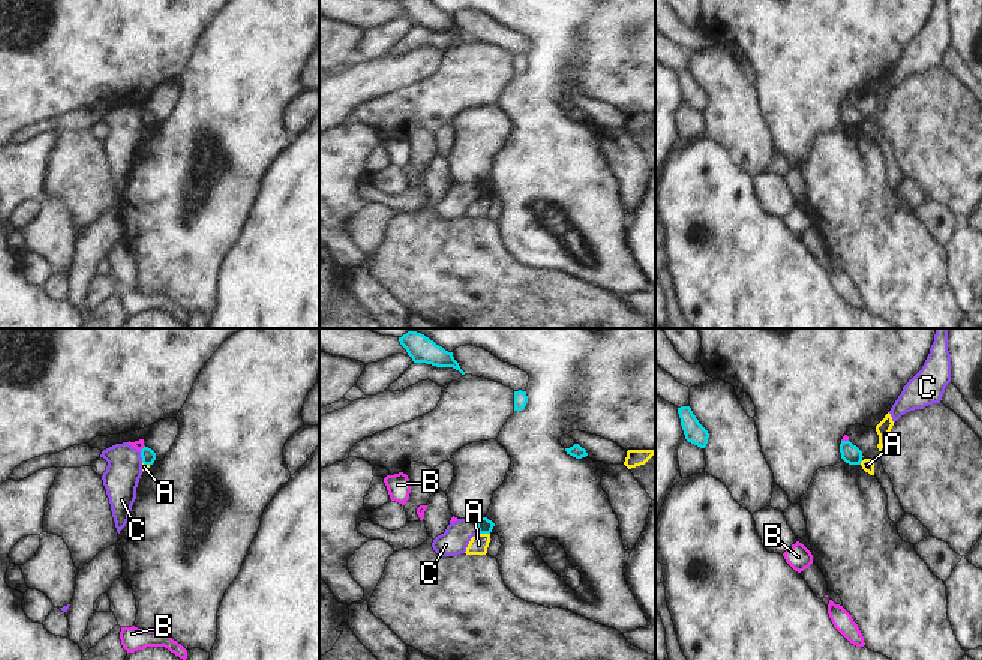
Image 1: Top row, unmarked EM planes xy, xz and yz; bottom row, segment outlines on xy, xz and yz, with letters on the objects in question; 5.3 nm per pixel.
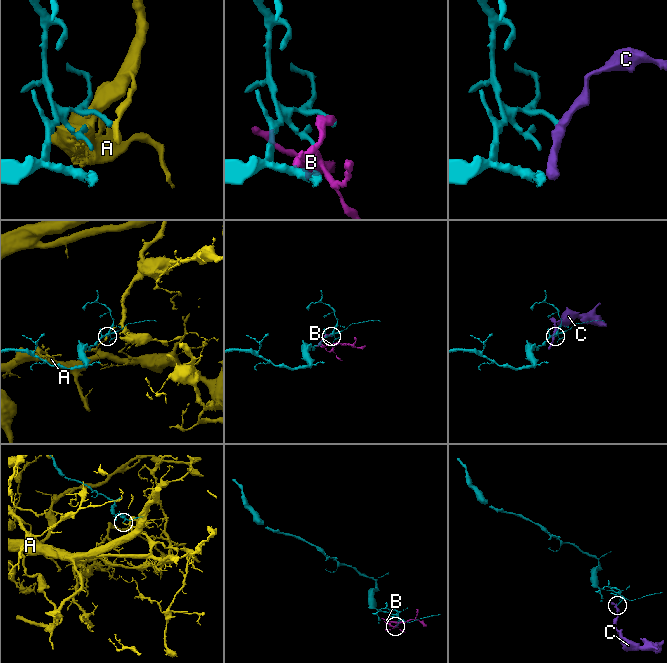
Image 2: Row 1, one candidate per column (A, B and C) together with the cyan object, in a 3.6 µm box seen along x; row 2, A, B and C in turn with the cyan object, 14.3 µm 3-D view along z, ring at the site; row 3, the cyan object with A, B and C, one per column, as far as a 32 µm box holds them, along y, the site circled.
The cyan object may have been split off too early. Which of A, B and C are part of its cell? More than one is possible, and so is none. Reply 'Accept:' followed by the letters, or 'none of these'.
Accept: none of these.

